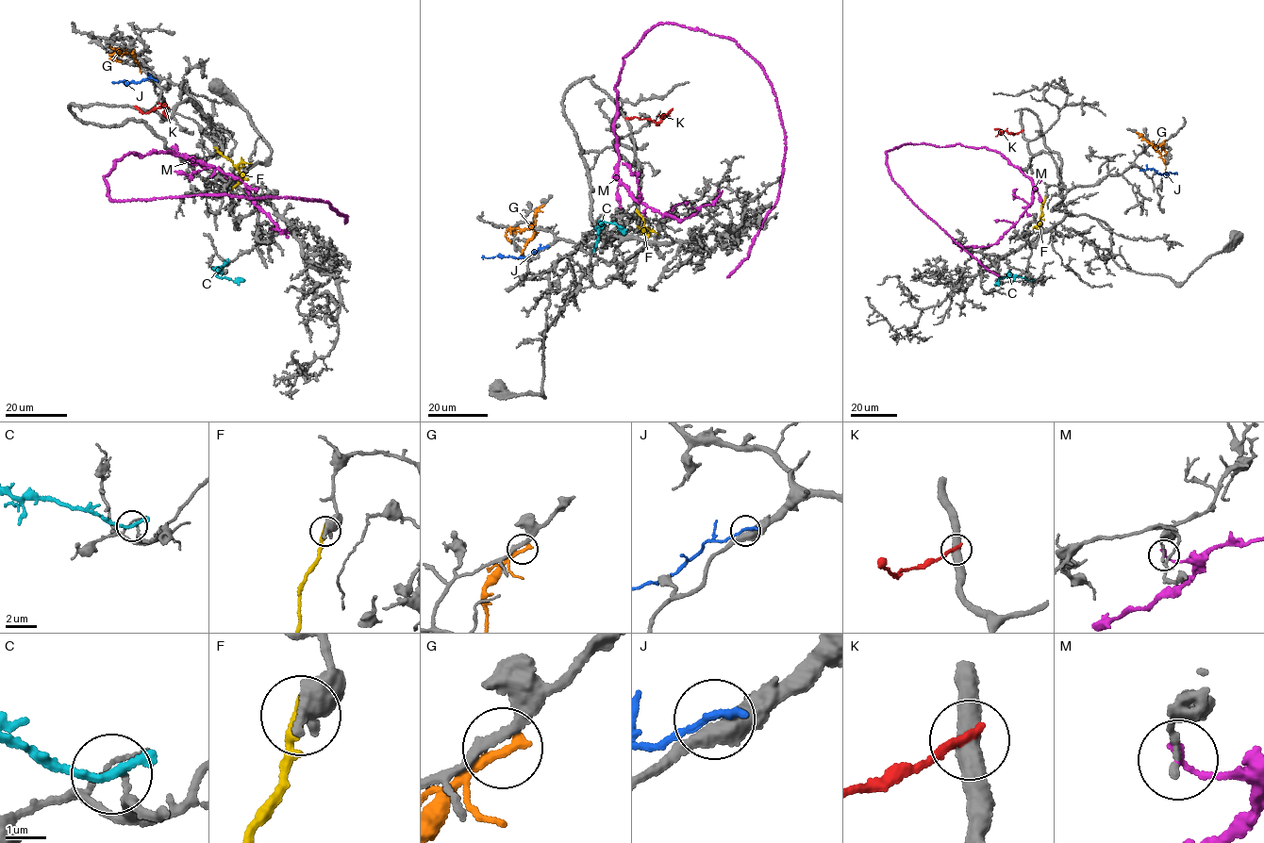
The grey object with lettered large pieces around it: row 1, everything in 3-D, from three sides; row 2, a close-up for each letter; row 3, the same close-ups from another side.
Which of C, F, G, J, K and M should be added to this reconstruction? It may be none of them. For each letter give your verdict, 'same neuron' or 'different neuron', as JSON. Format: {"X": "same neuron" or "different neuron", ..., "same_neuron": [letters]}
{"C": "different neuron", "F": "different neuron", "G": "different neuron", "J": "different neuron", "K": "different neuron", "M": "different neuron", "same_neuron": []}

